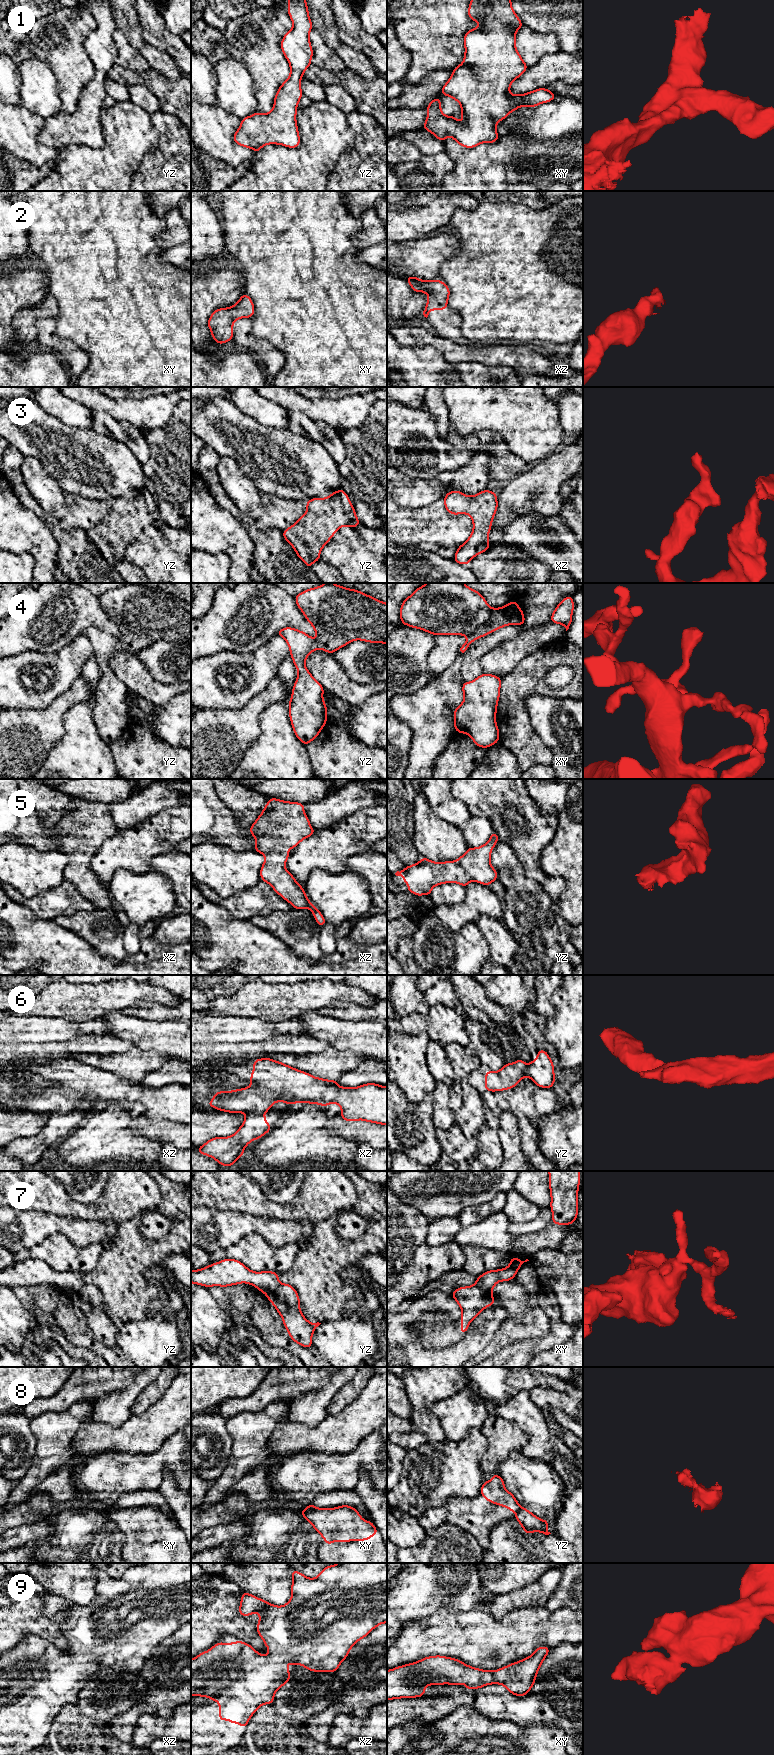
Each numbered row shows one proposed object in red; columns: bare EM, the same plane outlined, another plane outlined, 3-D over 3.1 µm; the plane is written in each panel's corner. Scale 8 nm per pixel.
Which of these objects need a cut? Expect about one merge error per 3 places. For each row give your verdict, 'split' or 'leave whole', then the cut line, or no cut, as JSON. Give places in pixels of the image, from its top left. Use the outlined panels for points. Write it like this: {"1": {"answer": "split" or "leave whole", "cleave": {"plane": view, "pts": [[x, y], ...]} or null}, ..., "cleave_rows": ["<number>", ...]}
{"1": {"answer": "leave whole", "cleave": null}, "2": {"answer": "leave whole", "cleave": null}, "3": {"answer": "leave whole", "cleave": null}, "4": {"answer": "leave whole", "cleave": null}, "5": {"answer": "leave whole", "cleave": null}, "6": {"answer": "split", "cleave": {"plane": "xz", "pts": [[248, 1113], [260, 1115]]}}, "7": {"answer": "split", "cleave": {"plane": "yz", "pts": [[280, 1283], [273, 1291], [266, 1294]]}}, "8": {"answer": "split", "cleave": {"plane": "yz", "pts": [[521, 1507], [516, 1511]]}}, "9": {"answer": "leave whole", "cleave": null}, "cleave_rows": ["6", "7", "8"]}

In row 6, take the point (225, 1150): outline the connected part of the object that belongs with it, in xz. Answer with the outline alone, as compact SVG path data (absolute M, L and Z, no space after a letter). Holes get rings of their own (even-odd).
M248 1114L235 1134L229 1137L214 1137L198 1147L197 1151L212 1157L222 1166L233 1166L250 1142L261 1138L271 1129L265 1116Z

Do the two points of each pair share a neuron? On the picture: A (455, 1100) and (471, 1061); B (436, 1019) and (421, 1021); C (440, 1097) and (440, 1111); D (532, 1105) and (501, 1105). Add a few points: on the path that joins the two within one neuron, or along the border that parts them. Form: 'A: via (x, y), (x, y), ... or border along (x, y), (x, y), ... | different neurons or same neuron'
A: via (455, 1090), (461, 1071) | same neuron
B: via (432, 1021), (425, 1021) | same neuron
C: via (440, 1100), (440, 1108) | same neuron
D: via (524, 1105), (509, 1105) | same neuron

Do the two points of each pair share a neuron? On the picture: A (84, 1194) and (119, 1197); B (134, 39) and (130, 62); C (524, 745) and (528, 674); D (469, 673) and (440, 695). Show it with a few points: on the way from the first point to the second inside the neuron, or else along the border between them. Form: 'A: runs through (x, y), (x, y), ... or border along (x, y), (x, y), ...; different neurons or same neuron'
A: border along (107, 1181), (104, 1191), (93, 1202), (78, 1203); different neurons
B: border along (119, 28), (127, 40), (138, 50); different neurons
C: runs through (517, 727), (517, 692); same neuron
D: border along (461, 655), (460, 675), (463, 681); different neurons

